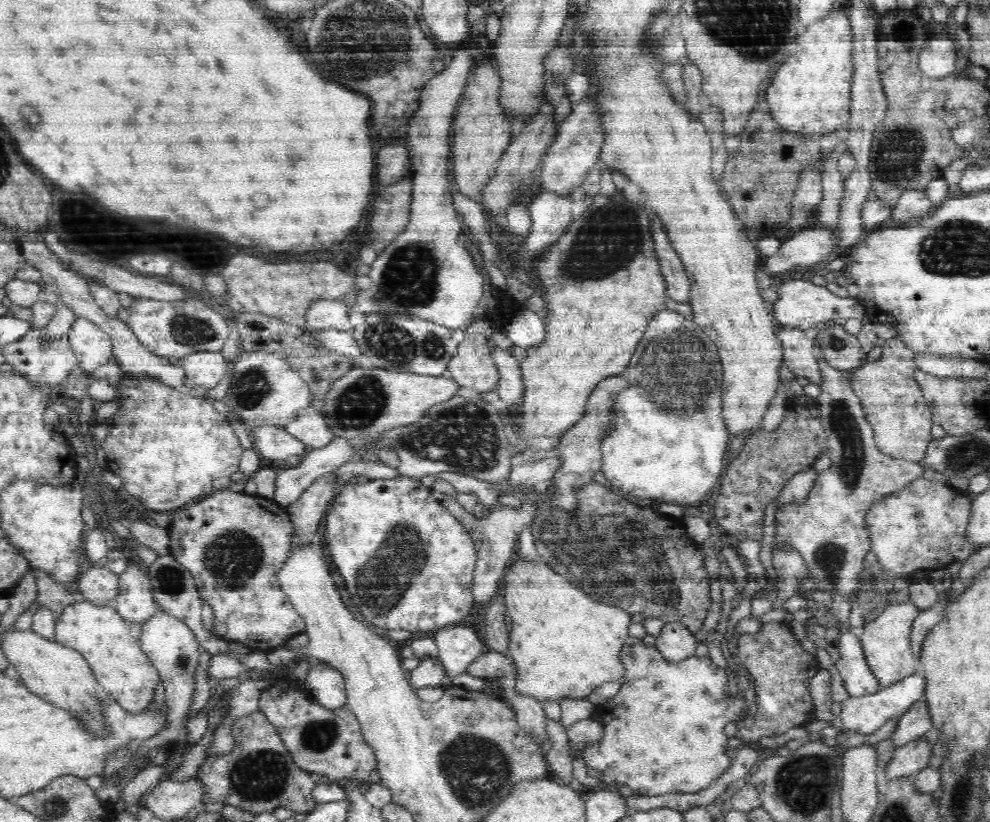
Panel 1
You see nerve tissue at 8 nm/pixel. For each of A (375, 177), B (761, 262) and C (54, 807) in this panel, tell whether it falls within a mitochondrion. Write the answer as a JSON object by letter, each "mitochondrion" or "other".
{"A":"other","B":"other","C":"mitochondrion"}

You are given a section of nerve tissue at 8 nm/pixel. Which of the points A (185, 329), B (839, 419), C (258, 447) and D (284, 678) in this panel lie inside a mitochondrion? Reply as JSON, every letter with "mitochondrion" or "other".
{"A":"mitochondrion","B":"mitochondrion","C":"other","D":"other"}

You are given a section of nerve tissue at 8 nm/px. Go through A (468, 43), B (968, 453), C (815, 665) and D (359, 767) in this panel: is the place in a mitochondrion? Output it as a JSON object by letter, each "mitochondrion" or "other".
{"A":"other","B":"mitochondrion","C":"other","D":"other"}

